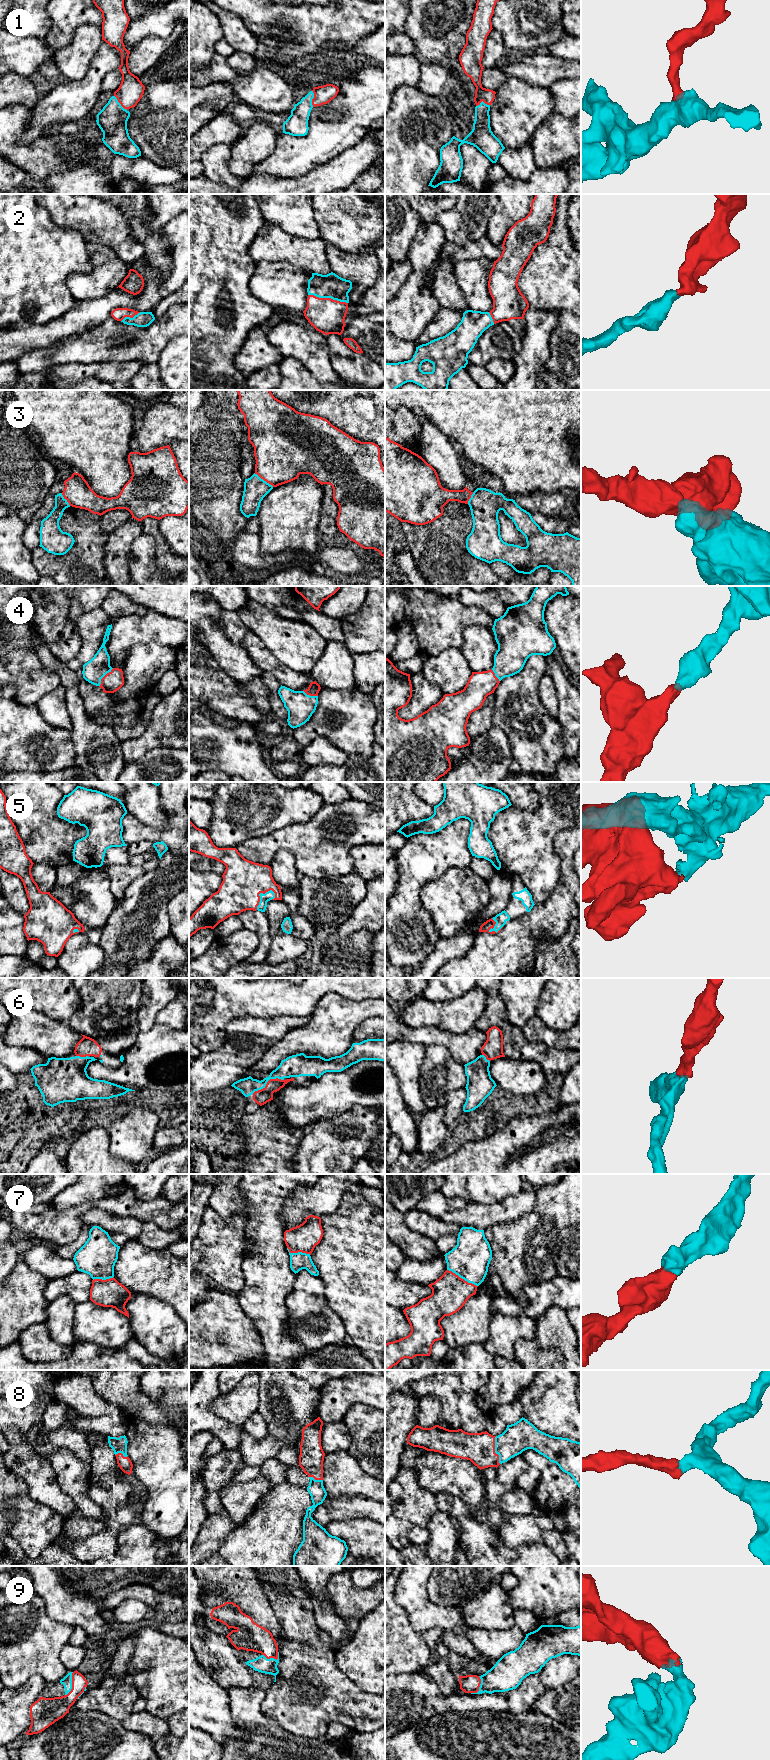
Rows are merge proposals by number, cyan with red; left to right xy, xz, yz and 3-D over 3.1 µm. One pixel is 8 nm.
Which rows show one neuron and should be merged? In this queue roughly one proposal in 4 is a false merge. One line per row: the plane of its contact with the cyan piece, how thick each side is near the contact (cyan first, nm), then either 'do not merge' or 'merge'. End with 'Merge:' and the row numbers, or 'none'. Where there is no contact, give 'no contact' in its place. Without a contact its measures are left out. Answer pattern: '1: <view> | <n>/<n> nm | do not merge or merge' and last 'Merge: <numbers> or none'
1: xz | 180/150 nm | merge
2: xz | 190/280 nm | merge
3: xz | 190/420 nm | do not merge
4: xy | 180/160 nm | merge
5: xz | 80/340 nm | merge
6: xz | 170/120 nm | merge
7: yz | 320/280 nm | merge
8: yz | 240/240 nm | merge
9: xy | 80/190 nm | merge
Merge: 1, 2, 4, 5, 6, 7, 8, 9

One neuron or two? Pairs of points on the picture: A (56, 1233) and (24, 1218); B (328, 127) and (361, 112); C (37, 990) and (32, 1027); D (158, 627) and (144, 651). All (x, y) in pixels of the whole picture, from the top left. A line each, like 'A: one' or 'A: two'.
A: one
B: one
C: two
D: two

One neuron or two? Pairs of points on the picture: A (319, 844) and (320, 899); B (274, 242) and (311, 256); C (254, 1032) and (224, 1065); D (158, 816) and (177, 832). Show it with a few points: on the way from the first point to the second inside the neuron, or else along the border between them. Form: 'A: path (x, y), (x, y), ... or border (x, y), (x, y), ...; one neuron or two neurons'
A: border (343, 874), (321, 879), (300, 876); two neurons
B: path (283, 247), (302, 253); one neuron
C: path (246, 1040), (244, 1045), (232, 1057); one neuron
D: border (161, 800), (167, 822), (160, 827), (142, 823); two neurons

